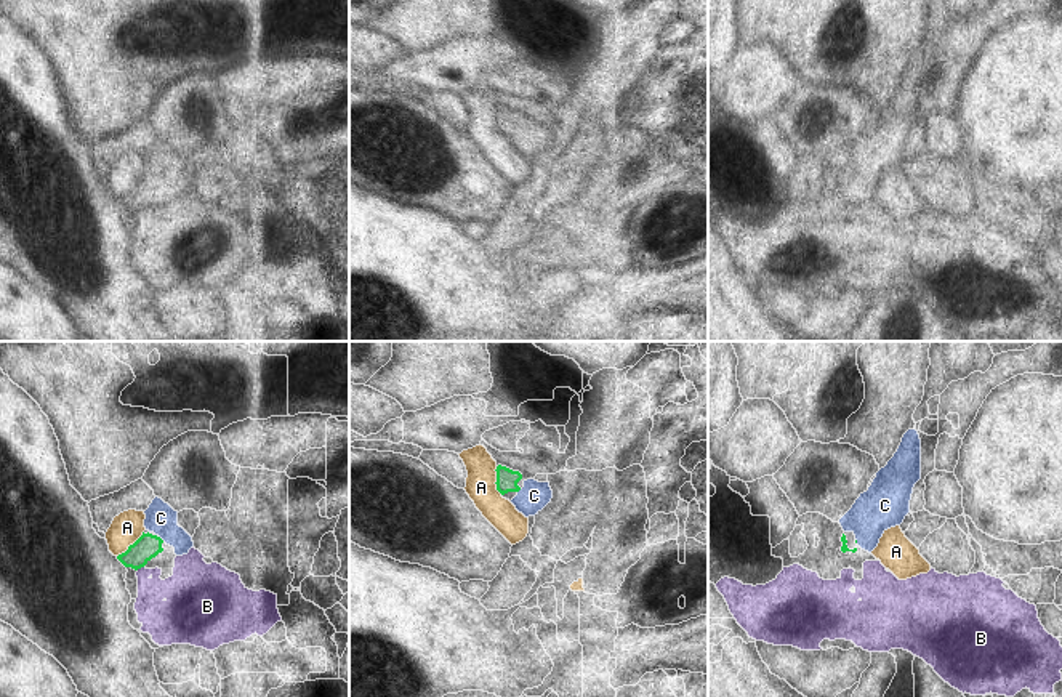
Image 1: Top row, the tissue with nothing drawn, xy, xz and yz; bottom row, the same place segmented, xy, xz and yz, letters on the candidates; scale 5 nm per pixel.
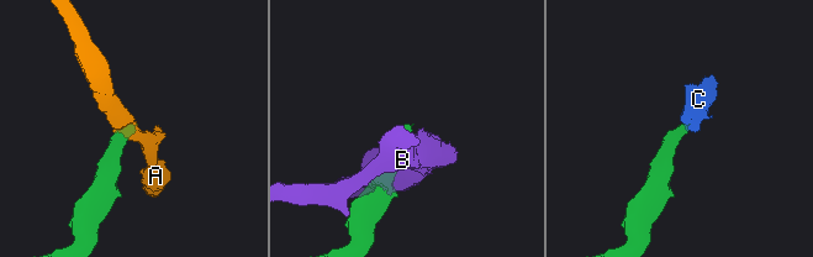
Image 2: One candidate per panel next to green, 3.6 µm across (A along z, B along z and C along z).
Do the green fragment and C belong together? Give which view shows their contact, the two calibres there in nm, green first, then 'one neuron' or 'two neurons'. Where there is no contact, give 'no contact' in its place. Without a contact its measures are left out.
xy | 120/160 nm | one neuron

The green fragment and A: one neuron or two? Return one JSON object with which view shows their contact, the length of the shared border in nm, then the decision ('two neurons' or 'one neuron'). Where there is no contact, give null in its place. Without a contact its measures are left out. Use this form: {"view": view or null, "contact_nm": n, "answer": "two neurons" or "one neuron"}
{"view": "xy", "contact_nm": 190, "answer": "two neurons"}

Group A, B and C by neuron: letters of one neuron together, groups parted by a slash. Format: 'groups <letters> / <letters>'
groups A / B / C

